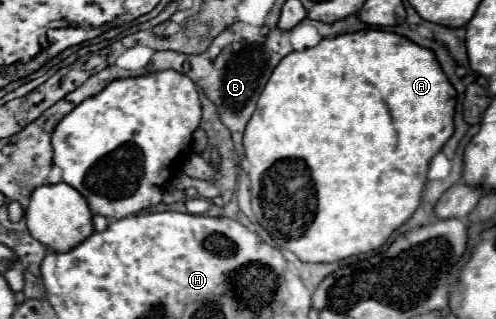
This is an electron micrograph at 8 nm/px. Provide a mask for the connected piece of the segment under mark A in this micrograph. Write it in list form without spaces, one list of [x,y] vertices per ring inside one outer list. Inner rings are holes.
[[[364,29],[358,33],[338,35],[334,39],[322,39],[316,47],[294,51],[272,71],[268,85],[264,87],[256,113],[246,125],[244,131],[244,153],[246,153],[246,171],[250,177],[250,193],[252,193],[252,211],[258,223],[268,231],[268,235],[278,243],[278,247],[286,247],[292,251],[302,263],[334,263],[348,259],[352,255],[376,251],[390,235],[402,227],[418,209],[422,189],[428,175],[428,165],[432,157],[442,151],[444,143],[454,133],[454,107],[456,107],[456,91],[442,73],[432,51],[412,43],[406,37],[396,33],[380,31],[380,29]]]

